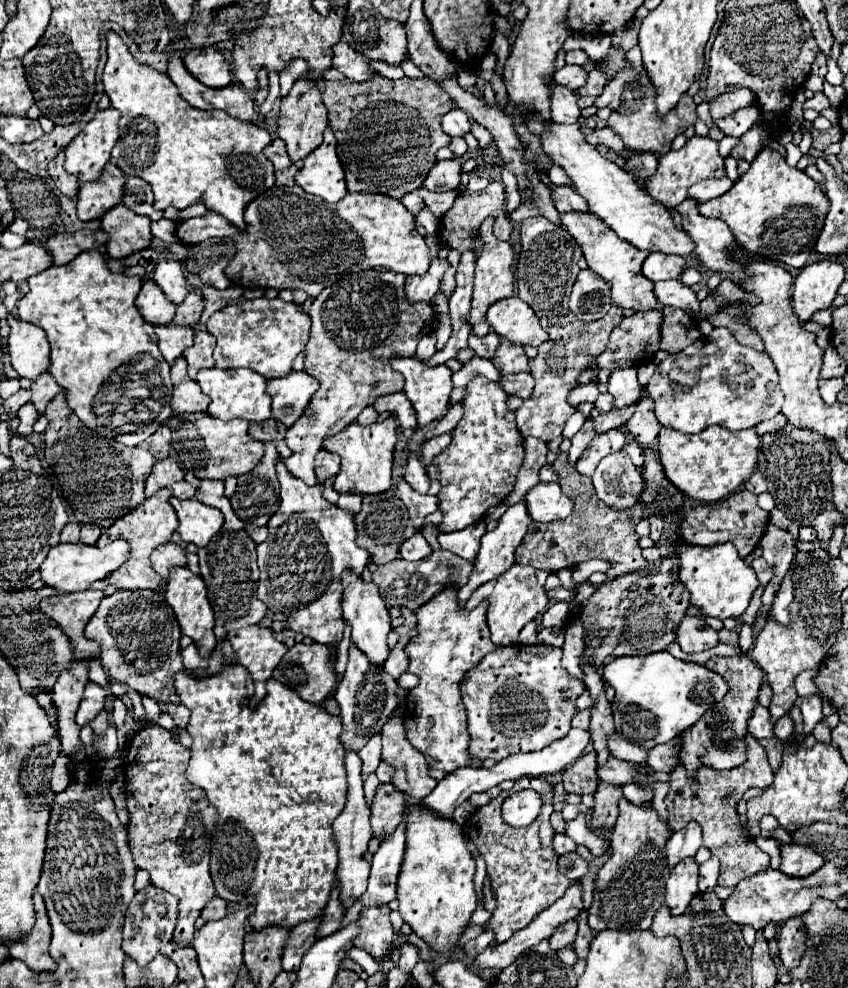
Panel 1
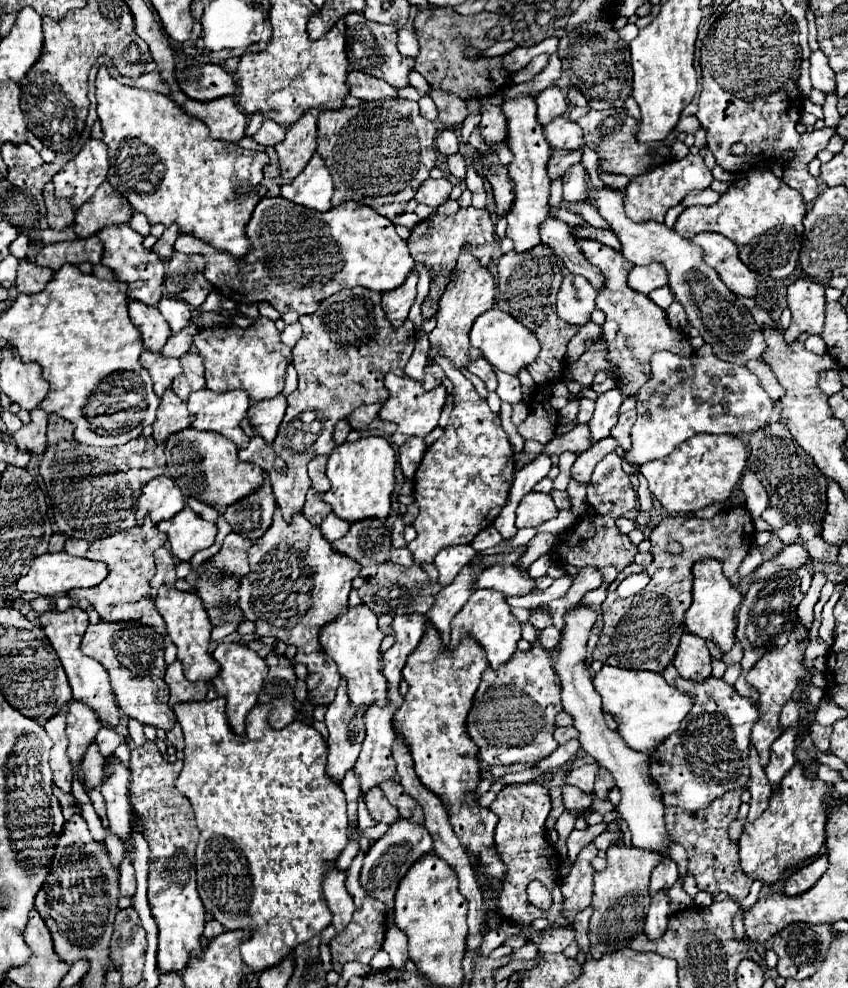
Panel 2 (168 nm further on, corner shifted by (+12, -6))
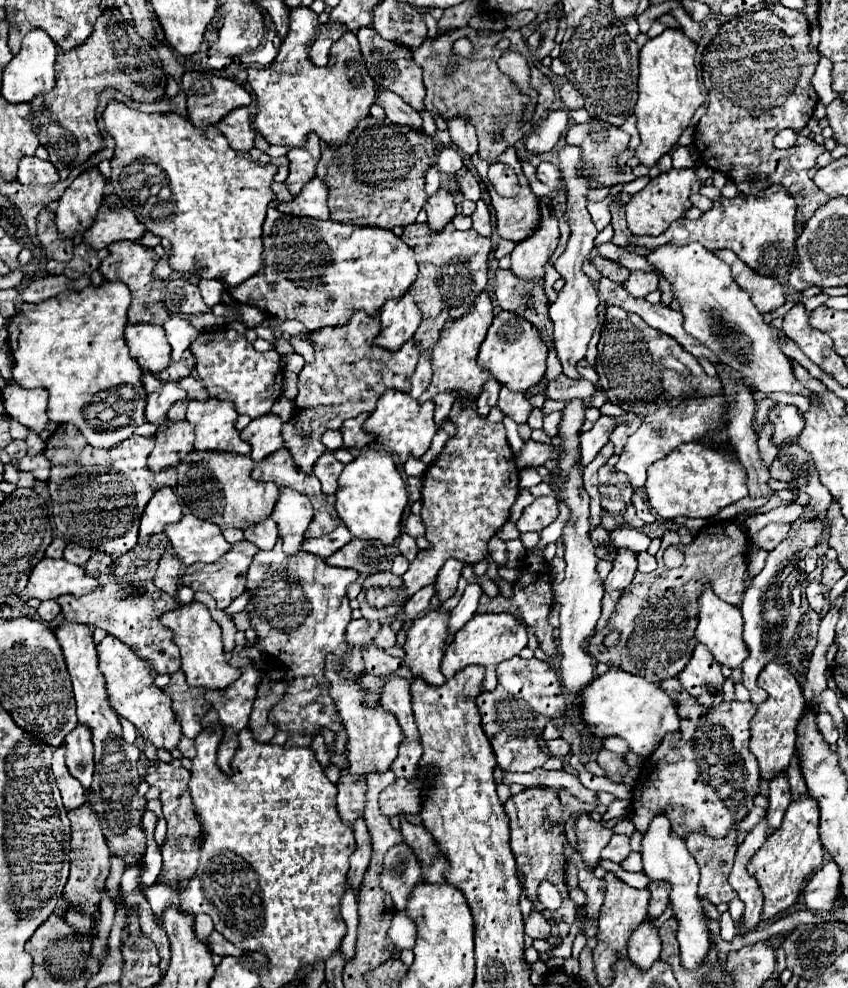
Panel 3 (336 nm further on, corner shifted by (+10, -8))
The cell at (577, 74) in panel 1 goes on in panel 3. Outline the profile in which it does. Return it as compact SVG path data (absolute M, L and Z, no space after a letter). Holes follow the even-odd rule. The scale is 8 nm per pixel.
M564 110L548 112L548 116L526 138L526 142L524 142L526 150L532 154L550 152L558 144L566 126L568 126L568 114Z

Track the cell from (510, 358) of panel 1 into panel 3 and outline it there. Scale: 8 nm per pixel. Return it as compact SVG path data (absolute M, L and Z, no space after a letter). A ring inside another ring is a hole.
M506 386L500 392L498 398L498 408L502 410L504 416L512 418L516 424L524 424L528 420L528 414L532 410L530 402L524 398L524 394L520 392L510 392Z

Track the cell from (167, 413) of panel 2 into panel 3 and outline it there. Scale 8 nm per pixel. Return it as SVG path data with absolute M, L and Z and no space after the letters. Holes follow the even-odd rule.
M186 420L168 422L166 430L156 434L156 446L148 456L148 468L152 470L152 474L158 474L166 468L176 468L192 450L194 450L192 424L188 424Z

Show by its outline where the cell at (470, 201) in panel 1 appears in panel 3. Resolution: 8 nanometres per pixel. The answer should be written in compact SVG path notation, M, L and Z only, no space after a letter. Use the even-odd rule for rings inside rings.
M410 224L404 226L404 234L400 236L416 254L416 262L420 266L418 280L410 286L410 294L416 300L422 324L414 334L414 344L420 352L432 358L432 346L440 340L440 332L444 330L448 320L462 318L470 306L476 302L476 294L486 290L488 282L488 254L492 250L492 240L478 236L476 230L456 230L448 224L442 232L432 232L428 224Z

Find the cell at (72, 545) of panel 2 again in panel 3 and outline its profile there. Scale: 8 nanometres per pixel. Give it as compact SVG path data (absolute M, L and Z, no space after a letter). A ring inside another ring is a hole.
M68 544L66 550L64 550L64 560L66 562L72 562L72 564L84 564L88 558L92 556L92 550L88 548L82 548L78 544Z

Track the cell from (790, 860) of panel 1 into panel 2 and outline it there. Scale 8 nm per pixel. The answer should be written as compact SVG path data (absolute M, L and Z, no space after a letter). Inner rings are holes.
M818 856L814 862L794 870L784 880L784 894L796 896L796 894L806 892L808 888L812 888L816 884L816 880L826 872L826 868L828 868L828 856Z

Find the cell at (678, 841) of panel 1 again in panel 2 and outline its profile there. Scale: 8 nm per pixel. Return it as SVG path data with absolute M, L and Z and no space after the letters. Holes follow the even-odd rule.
M662 858L660 864L652 870L650 892L654 894L654 892L658 892L660 888L672 888L678 878L680 878L678 864L676 864L672 858Z

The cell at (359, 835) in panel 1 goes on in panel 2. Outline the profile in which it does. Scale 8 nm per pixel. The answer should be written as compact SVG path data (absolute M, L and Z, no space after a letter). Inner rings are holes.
M336 862L328 864L328 870L324 876L324 898L332 912L330 926L326 930L322 930L322 942L328 944L334 934L338 934L346 928L346 924L352 920L352 912L354 912L352 896L346 890L346 872L338 870Z

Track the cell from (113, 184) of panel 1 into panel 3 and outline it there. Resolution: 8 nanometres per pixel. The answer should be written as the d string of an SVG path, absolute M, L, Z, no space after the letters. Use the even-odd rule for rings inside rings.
M108 194L102 202L94 226L84 232L84 242L94 250L102 250L120 240L138 242L144 232L144 224L138 222L134 212L122 206L116 194Z

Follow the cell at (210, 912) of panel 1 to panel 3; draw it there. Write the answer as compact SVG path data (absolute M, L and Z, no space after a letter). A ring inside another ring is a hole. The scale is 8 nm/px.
M216 930L210 934L208 946L210 946L210 950L212 950L214 954L218 954L218 956L240 956L240 954L242 954L240 948L236 948L234 944L230 944L230 942L228 942L226 938L222 938Z

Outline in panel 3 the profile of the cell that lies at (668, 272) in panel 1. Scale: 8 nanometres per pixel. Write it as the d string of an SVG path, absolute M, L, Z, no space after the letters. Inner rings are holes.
M630 272L628 280L622 282L622 286L632 296L646 296L658 288L658 274L656 272Z

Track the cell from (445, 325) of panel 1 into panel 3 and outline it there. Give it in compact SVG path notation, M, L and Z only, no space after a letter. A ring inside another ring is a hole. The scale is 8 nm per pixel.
M454 402L454 408L450 412L450 420L456 424L458 434L446 442L442 456L426 468L422 480L422 520L426 526L426 540L432 544L430 550L420 550L416 560L410 562L410 568L402 576L402 582L408 590L408 598L416 594L420 588L434 584L436 574L442 568L442 564L448 558L456 558L466 564L478 564L488 554L488 542L490 538L508 522L510 506L514 504L518 496L518 468L514 464L514 454L510 450L510 444L506 440L504 424L494 424L482 416L478 416L476 408L464 408L462 402Z

